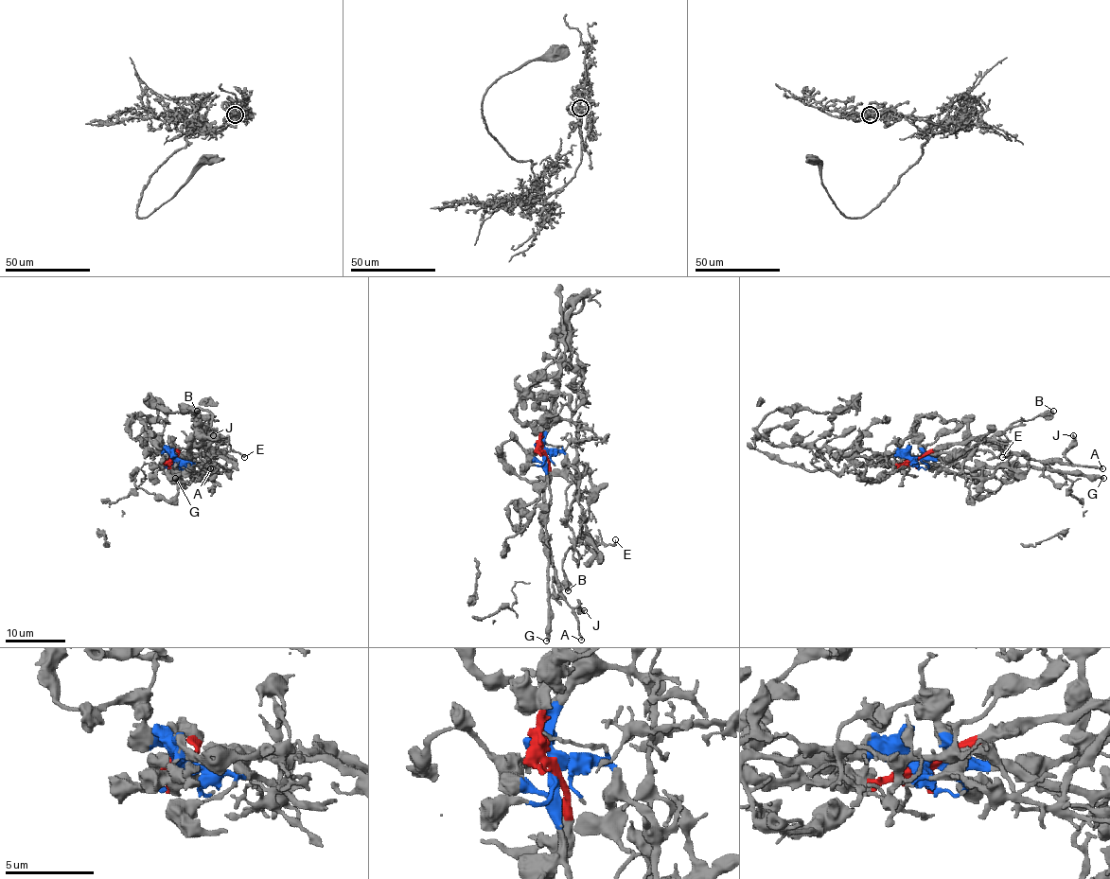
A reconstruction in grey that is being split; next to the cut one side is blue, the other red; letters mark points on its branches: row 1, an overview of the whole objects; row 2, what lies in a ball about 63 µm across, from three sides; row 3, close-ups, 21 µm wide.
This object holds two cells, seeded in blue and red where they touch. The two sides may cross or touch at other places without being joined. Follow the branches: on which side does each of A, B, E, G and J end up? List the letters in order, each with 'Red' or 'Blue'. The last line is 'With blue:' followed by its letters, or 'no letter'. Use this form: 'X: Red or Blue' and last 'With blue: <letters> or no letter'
A: Red
B: Blue
E: Blue
G: Blue
J: Red
With blue: B, E, G

